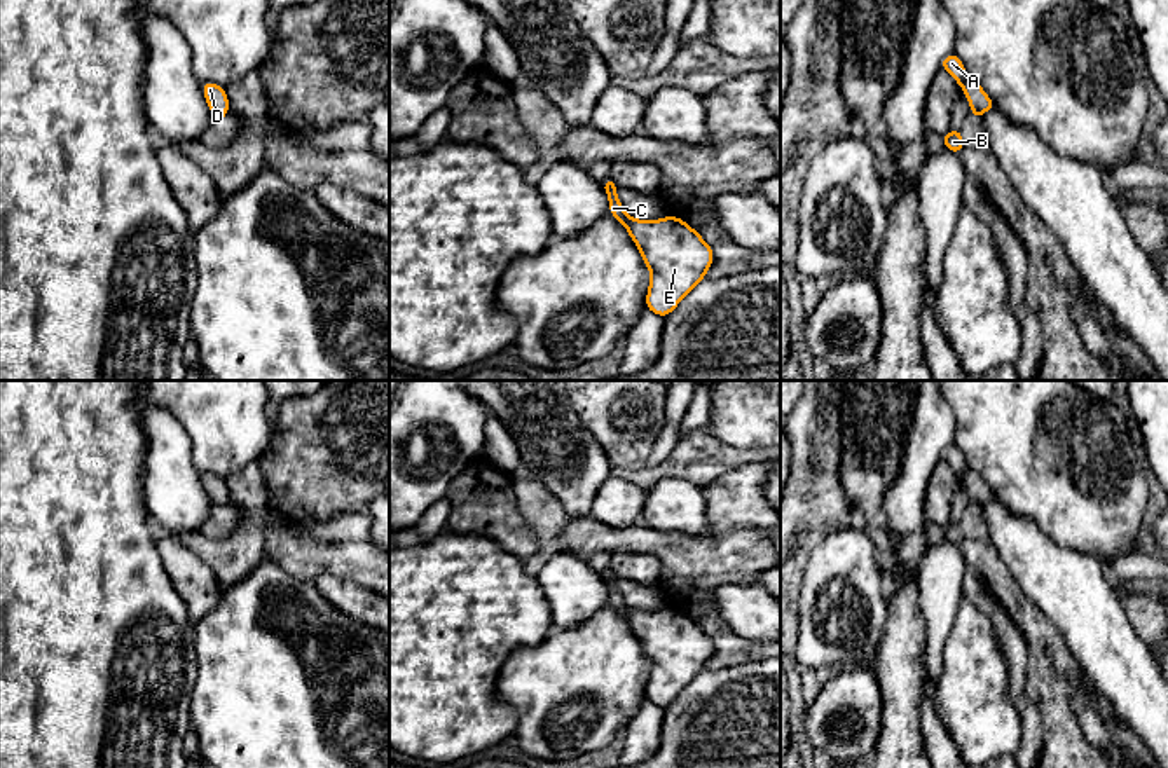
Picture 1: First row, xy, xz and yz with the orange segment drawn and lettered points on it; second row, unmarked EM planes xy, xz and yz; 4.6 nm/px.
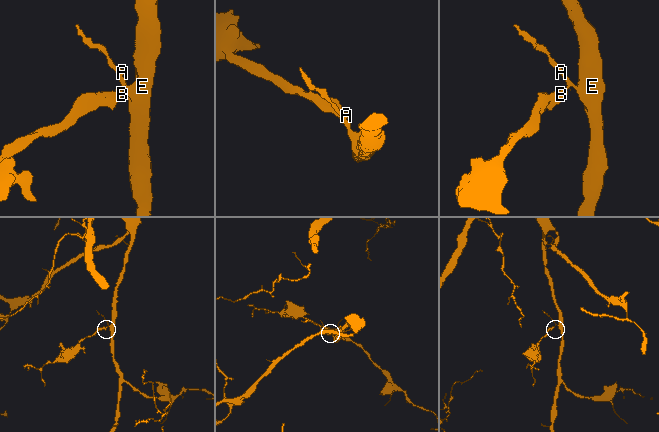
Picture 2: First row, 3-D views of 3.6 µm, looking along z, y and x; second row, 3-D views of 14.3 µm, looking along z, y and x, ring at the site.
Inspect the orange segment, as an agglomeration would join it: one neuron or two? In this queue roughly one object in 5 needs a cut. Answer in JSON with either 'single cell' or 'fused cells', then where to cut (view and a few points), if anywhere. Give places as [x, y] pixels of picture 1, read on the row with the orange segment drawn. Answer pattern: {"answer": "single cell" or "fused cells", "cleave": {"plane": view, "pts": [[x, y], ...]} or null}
{"answer": "fused cells", "cleave": {"plane": "xy", "pts": [[213, 112], [226, 114]]}}

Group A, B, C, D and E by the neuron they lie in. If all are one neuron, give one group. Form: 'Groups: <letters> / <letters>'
Groups: A C D E / B

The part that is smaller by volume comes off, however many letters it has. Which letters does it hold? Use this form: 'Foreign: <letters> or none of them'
Foreign: B

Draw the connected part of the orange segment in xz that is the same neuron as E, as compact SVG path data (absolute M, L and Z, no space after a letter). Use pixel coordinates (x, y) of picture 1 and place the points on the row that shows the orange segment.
M606 190L609 213L629 232L649 269L646 309L665 318L702 281L714 251L684 220L669 215L639 220L625 213L616 192Z

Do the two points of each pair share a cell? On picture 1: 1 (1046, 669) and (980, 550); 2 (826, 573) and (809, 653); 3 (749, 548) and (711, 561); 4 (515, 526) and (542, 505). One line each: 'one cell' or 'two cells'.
1: one cell
2: one cell
3: one cell
4: two cells

